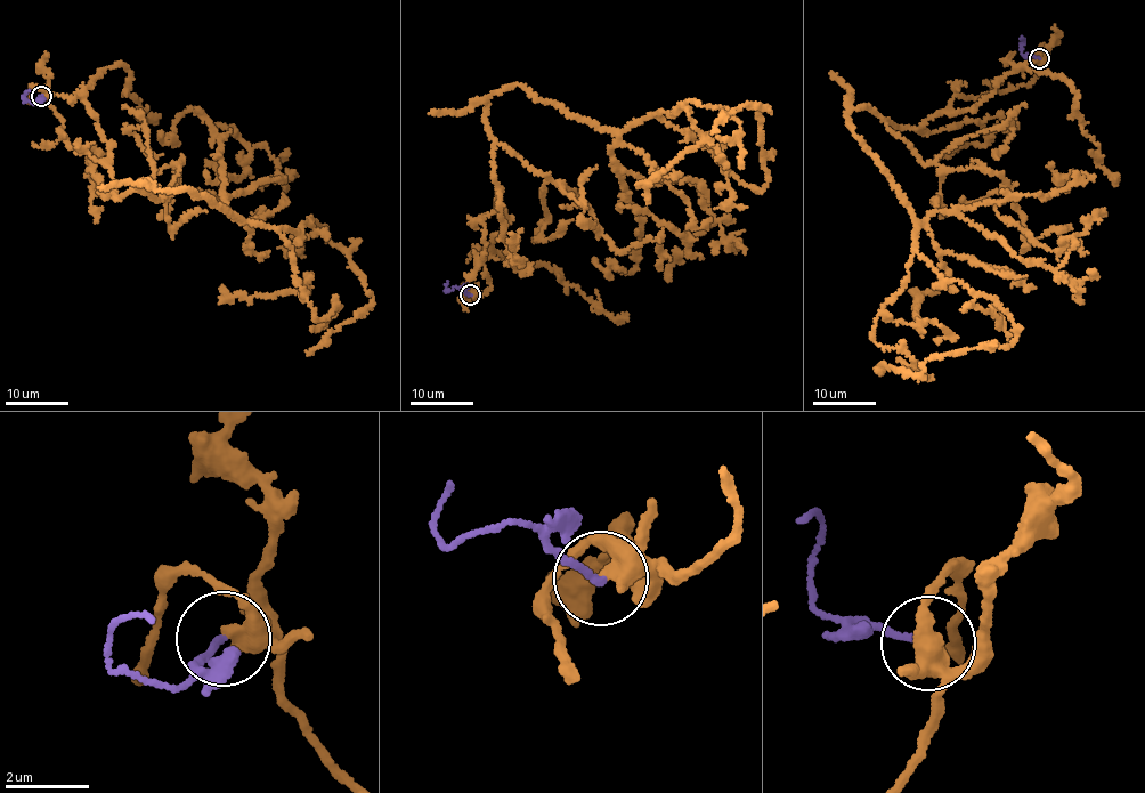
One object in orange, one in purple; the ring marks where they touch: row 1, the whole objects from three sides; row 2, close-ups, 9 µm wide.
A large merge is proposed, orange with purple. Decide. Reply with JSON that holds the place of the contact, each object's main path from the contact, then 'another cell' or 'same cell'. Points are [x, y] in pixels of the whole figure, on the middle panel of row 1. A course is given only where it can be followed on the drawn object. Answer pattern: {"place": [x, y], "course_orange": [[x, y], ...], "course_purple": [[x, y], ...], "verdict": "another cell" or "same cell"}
{"place": [470, 294], "course_orange": [[471, 294], [500, 188], [487, 99], [519, 86], [622, 131], [657, 116], [761, 191], [766, 107], [712, 134]], "course_purple": [[471, 294], [456, 285], [447, 291], [448, 281]], "verdict": "another cell"}

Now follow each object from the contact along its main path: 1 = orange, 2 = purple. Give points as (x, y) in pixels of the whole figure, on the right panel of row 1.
1: (1038, 58), (1031, 85), (952, 97), (917, 128), (850, 110), (919, 253), (1016, 333), (918, 375), (879, 370)
2: (1038, 58), (1021, 53), (1023, 42), (1020, 40)

